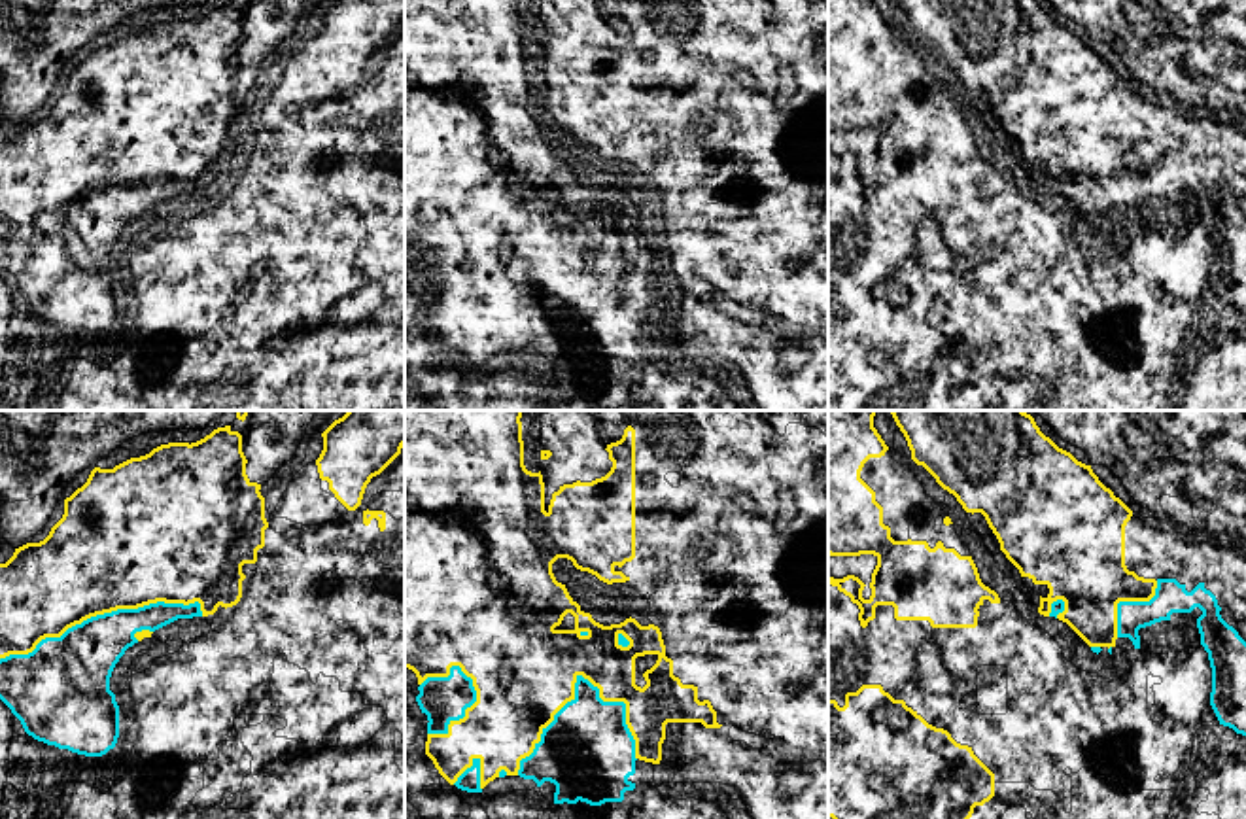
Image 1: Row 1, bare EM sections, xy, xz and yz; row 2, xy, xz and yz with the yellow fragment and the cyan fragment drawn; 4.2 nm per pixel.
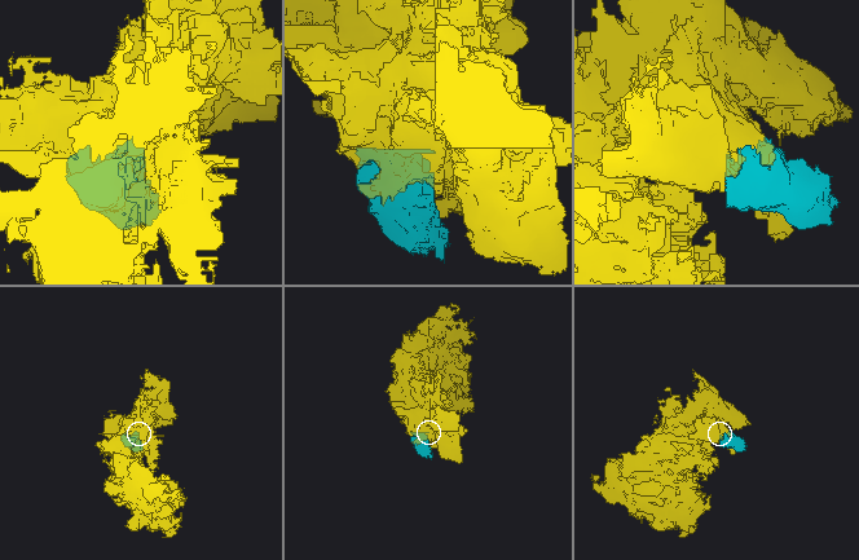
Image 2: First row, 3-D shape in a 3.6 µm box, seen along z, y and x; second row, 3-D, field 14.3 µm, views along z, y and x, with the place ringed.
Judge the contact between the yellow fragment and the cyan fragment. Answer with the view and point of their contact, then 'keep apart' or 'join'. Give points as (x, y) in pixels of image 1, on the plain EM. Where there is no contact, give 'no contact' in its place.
xz (570, 277) | keep apart

